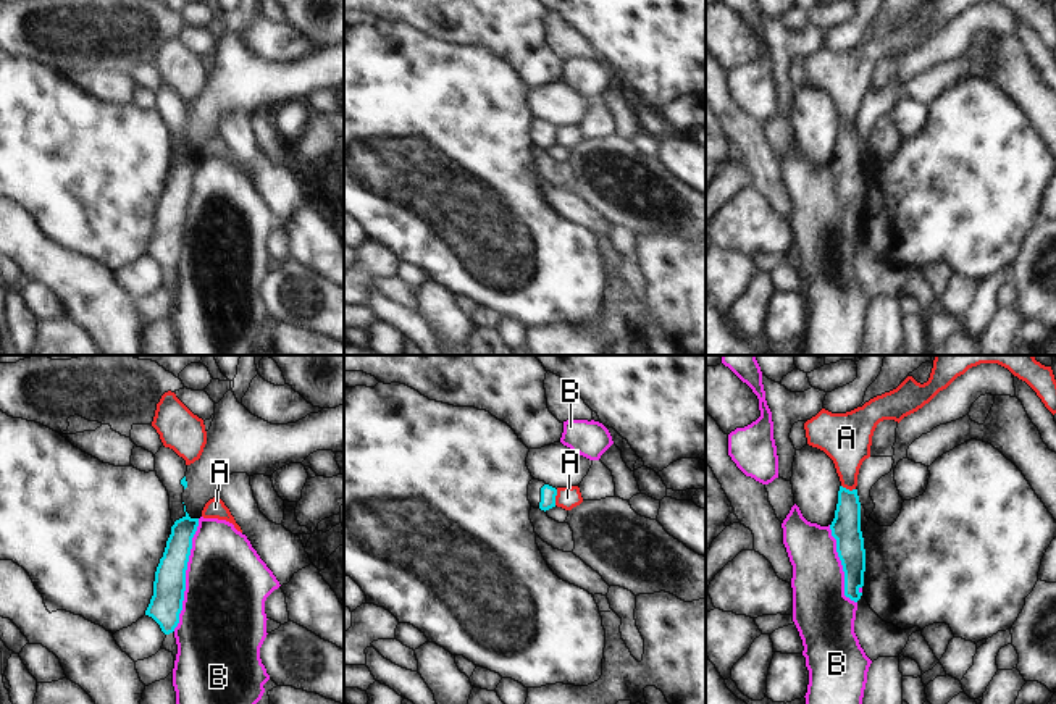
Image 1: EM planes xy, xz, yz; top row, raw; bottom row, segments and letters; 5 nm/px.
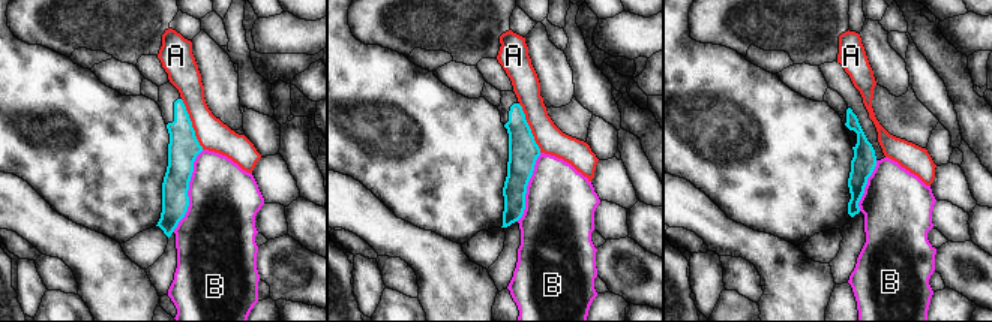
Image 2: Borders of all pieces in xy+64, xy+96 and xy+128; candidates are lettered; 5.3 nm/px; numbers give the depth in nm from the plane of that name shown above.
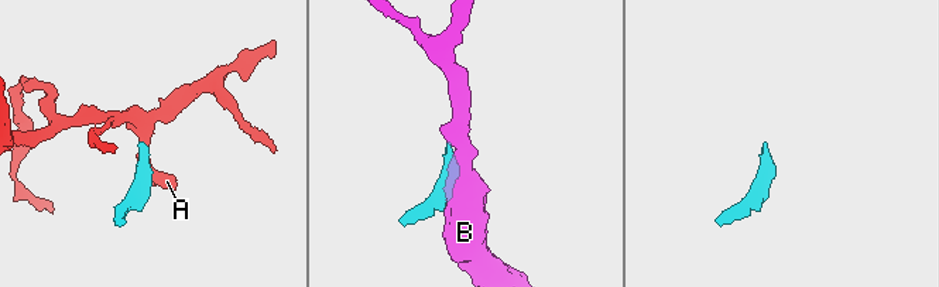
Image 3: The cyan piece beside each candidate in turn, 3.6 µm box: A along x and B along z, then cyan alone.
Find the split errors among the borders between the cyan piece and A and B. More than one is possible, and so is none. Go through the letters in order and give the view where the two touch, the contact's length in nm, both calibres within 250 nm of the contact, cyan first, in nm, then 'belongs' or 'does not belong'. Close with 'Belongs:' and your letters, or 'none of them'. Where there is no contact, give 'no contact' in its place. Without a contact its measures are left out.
A: contact in xz; length 80 nm; calibres 80 and 110 nm; does not belong
B: contact in xy; length 550 nm; calibres 160 and 420 nm; does not belong
Belongs: none of them

